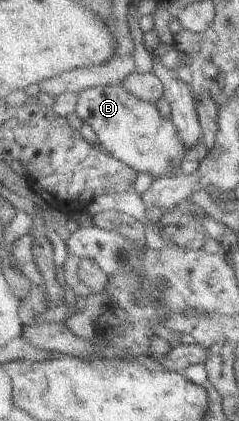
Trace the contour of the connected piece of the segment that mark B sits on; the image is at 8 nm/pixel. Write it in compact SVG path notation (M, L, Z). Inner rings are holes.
M123 84L89 88L79 93L77 111L82 121L93 128L103 149L109 150L137 171L150 173L154 180L169 178L171 175L180 176L184 173L183 163L188 159L191 160L195 155L194 150L183 141L172 116L163 117L156 103L142 100Z

